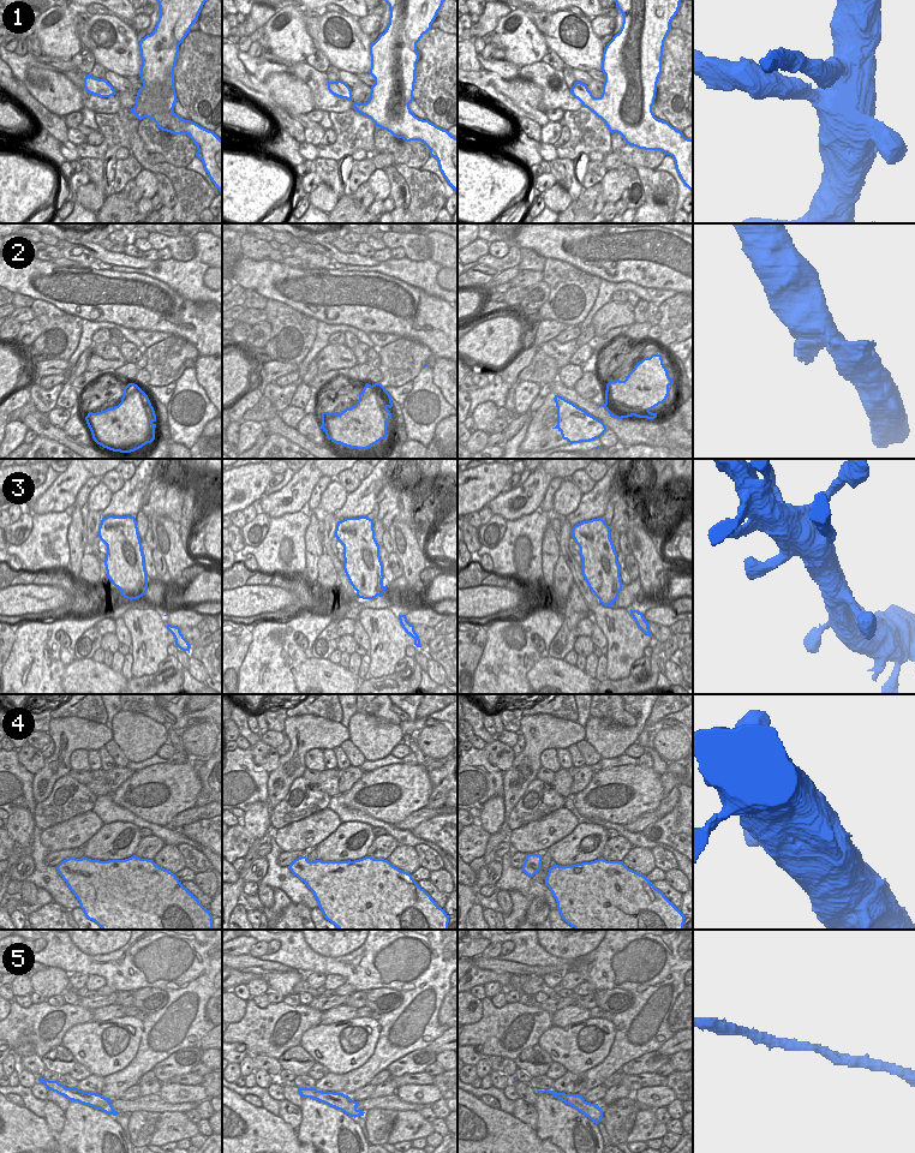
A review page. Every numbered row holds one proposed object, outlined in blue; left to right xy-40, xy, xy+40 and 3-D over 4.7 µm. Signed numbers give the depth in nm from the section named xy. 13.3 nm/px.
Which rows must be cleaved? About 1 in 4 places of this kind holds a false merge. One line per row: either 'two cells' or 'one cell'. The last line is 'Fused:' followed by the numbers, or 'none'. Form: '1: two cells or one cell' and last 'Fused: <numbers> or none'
1: one cell
2: one cell
3: one cell
4: one cell
5: one cell
Fused: none

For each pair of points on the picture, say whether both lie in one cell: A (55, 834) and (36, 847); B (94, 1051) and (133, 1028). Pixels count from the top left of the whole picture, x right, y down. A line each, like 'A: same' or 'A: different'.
A: different
B: same

